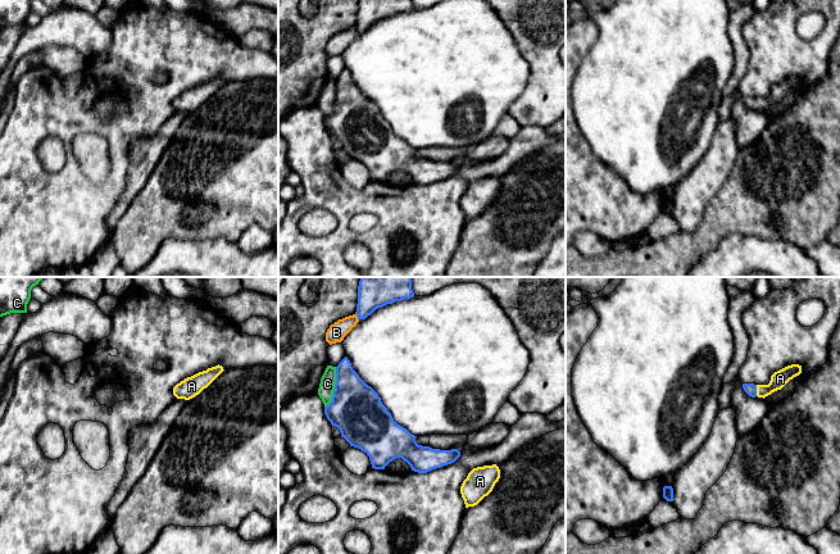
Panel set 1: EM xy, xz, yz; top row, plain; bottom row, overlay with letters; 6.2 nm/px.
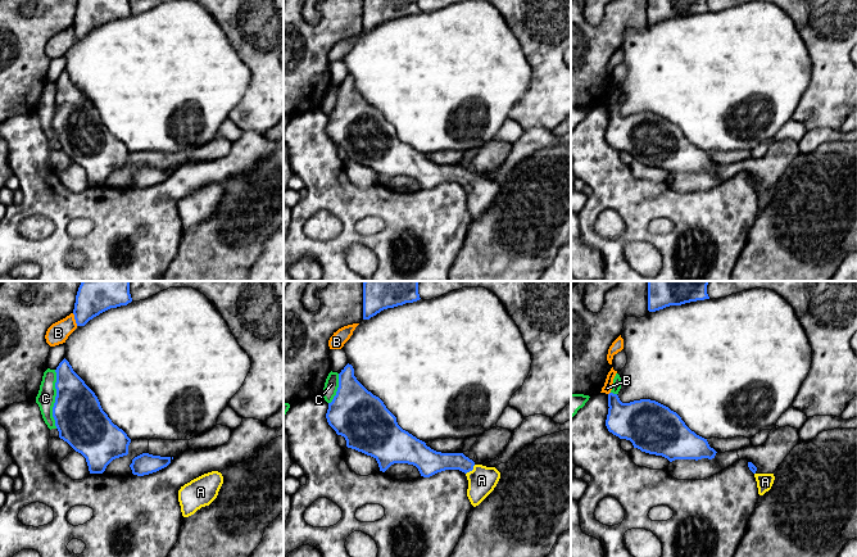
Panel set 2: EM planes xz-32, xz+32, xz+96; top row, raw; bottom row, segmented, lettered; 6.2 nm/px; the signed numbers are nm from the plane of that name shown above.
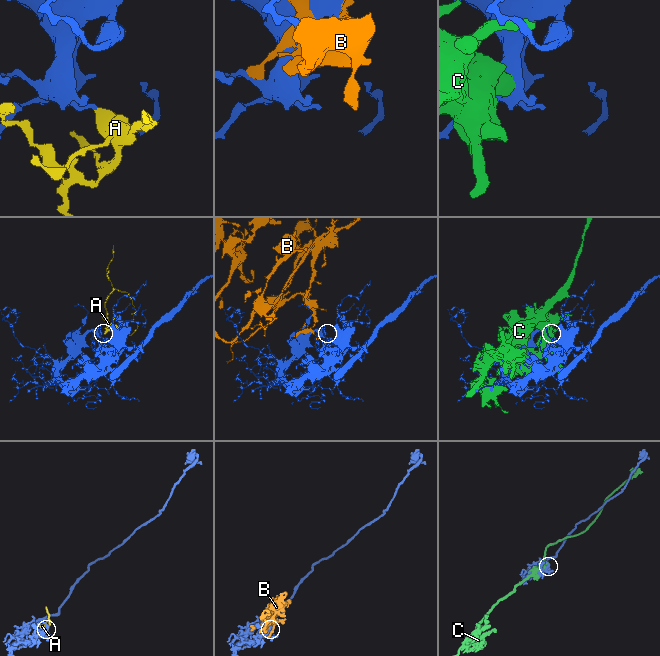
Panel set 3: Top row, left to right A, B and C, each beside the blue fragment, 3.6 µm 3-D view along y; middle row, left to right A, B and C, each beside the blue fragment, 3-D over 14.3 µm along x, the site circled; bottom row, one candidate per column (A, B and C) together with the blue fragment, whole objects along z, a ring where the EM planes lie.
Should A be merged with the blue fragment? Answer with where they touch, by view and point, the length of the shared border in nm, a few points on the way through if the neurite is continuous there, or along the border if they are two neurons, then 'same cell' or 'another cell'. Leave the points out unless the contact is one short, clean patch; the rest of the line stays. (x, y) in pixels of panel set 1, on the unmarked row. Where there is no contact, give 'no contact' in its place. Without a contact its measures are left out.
contact yz (756, 103); length 70 nm; way yz (750, 101), (756, 103), (767, 103), (780, 91); same cell

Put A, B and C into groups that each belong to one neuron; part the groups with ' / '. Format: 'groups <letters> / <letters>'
groups A / B / C

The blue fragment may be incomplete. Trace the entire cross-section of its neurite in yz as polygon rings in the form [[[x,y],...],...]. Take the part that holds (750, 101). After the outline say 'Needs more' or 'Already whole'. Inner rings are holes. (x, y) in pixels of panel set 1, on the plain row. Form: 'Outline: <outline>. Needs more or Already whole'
Outline: [[[787,78],[771,88],[768,97],[743,96],[744,104],[752,110],[766,110],[772,105],[781,103],[790,92],[802,86],[802,78]]]. Needs more

